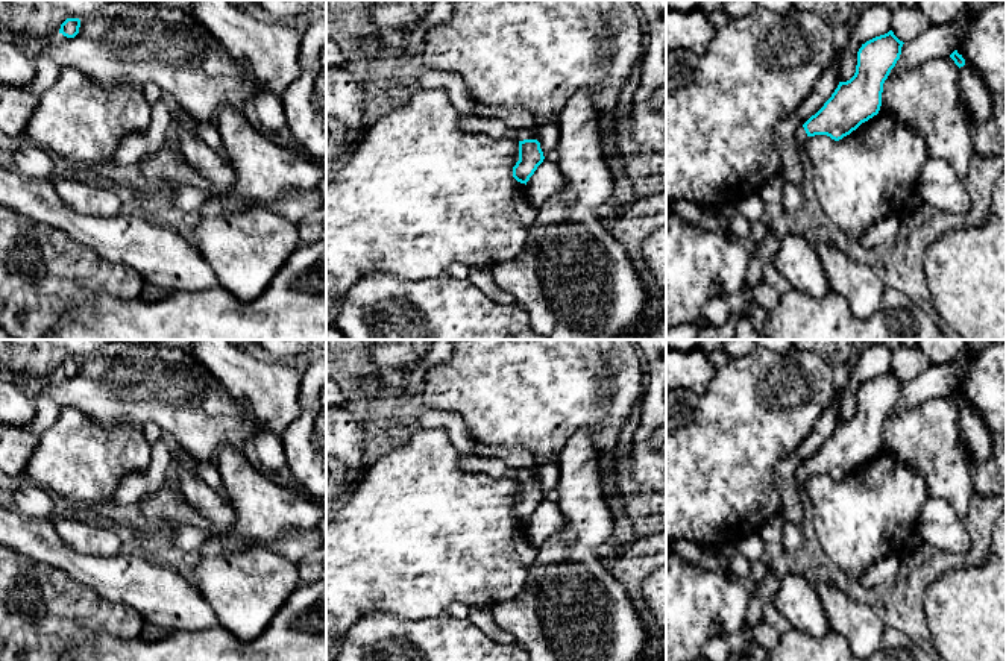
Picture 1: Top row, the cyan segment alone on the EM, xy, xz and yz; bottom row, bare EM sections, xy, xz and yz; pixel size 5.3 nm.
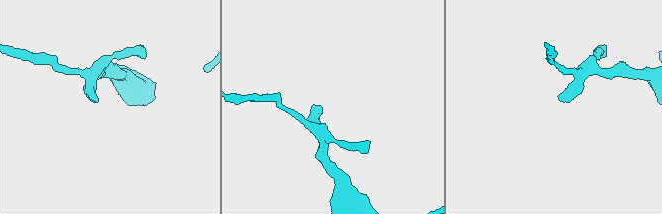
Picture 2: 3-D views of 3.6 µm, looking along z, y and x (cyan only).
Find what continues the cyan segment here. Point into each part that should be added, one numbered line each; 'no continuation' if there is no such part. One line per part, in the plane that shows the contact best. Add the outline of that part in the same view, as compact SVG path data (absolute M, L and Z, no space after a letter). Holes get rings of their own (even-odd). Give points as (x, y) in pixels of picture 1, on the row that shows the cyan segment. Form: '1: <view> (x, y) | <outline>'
1: xz (524, 134) | M520 129L511 135L517 143L523 139L537 139L539 141L536 129Z

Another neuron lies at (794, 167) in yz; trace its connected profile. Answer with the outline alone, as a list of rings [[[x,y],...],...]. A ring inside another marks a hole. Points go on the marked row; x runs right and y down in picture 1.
[[[841,55],[836,56],[835,62],[822,73],[822,76],[815,83],[812,92],[800,105],[800,108],[789,117],[784,117],[775,126],[775,146],[781,158],[781,173],[780,177],[784,183],[792,183],[801,186],[804,180],[804,171],[807,164],[801,159],[797,147],[797,130],[803,126],[812,115],[815,115],[824,103],[832,97],[839,85],[839,67]]]

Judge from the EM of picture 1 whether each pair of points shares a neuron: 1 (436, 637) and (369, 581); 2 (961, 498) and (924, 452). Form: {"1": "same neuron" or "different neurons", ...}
{"1": "different neurons", "2": "same neuron"}

